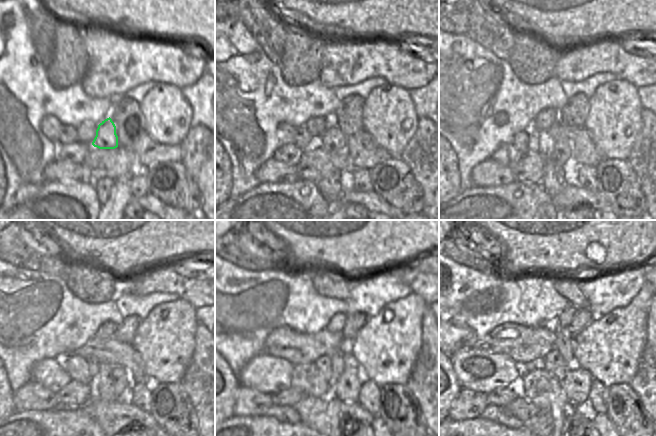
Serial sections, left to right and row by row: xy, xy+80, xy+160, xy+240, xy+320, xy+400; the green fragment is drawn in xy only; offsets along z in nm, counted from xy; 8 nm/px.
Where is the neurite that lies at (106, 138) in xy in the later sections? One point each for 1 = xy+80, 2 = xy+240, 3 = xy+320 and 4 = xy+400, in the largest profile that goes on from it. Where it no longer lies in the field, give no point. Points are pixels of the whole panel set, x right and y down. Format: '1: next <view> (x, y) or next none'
1: next xy+80 (332, 140)
2: next xy+240 (119, 372)
3: next xy+320 (347, 388)
4: next xy+400 (576, 384)

